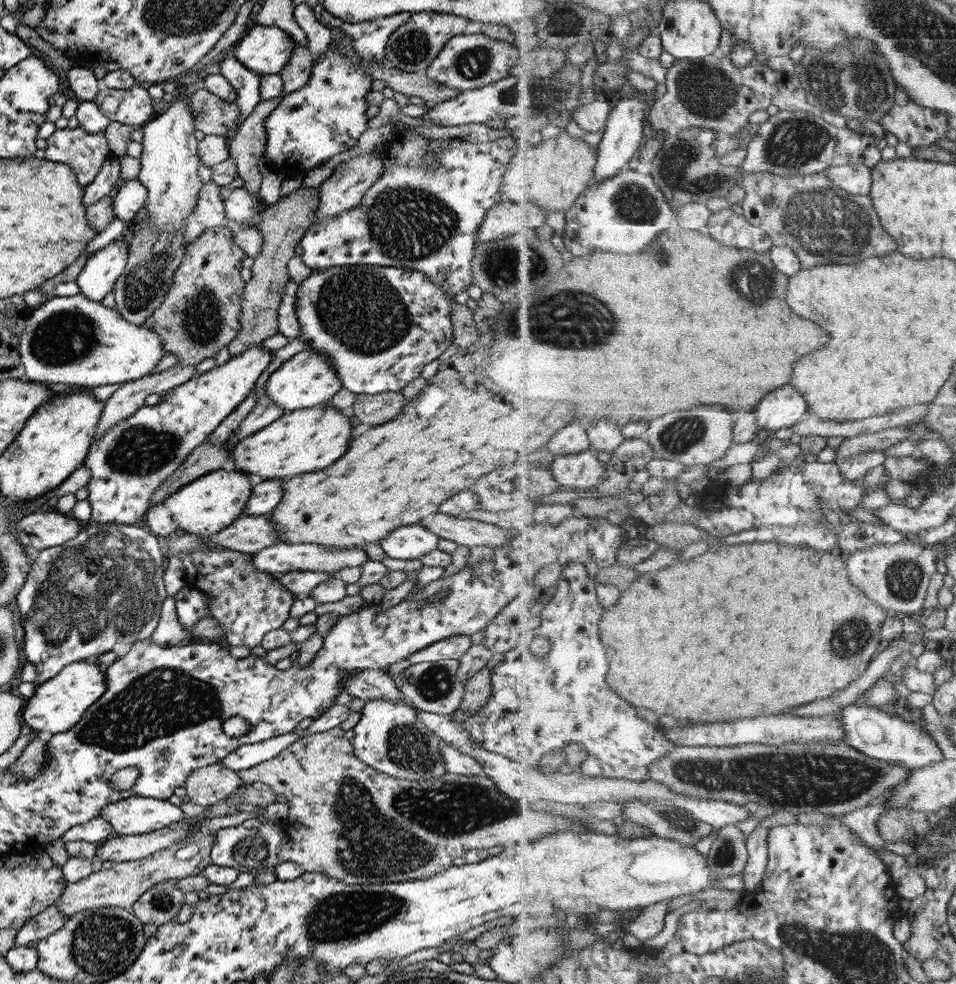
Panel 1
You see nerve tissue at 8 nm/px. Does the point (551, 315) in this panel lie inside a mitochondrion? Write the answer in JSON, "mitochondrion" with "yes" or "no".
{"mitochondrion":"yes"}

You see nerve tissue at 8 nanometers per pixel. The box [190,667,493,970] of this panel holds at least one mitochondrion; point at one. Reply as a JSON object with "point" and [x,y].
{"point":[343,916]}

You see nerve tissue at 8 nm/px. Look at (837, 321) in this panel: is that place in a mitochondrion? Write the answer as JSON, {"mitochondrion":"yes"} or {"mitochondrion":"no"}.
{"mitochondrion":"no"}

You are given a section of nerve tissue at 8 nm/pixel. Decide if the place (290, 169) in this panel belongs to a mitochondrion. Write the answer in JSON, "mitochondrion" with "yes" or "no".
{"mitochondrion":"no"}

